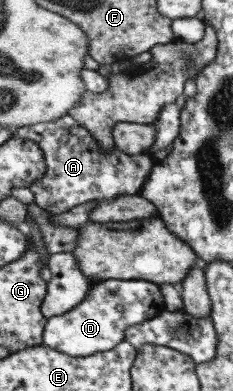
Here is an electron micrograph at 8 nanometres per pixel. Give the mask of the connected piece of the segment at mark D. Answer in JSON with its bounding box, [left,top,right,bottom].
[41,280,165,359]

